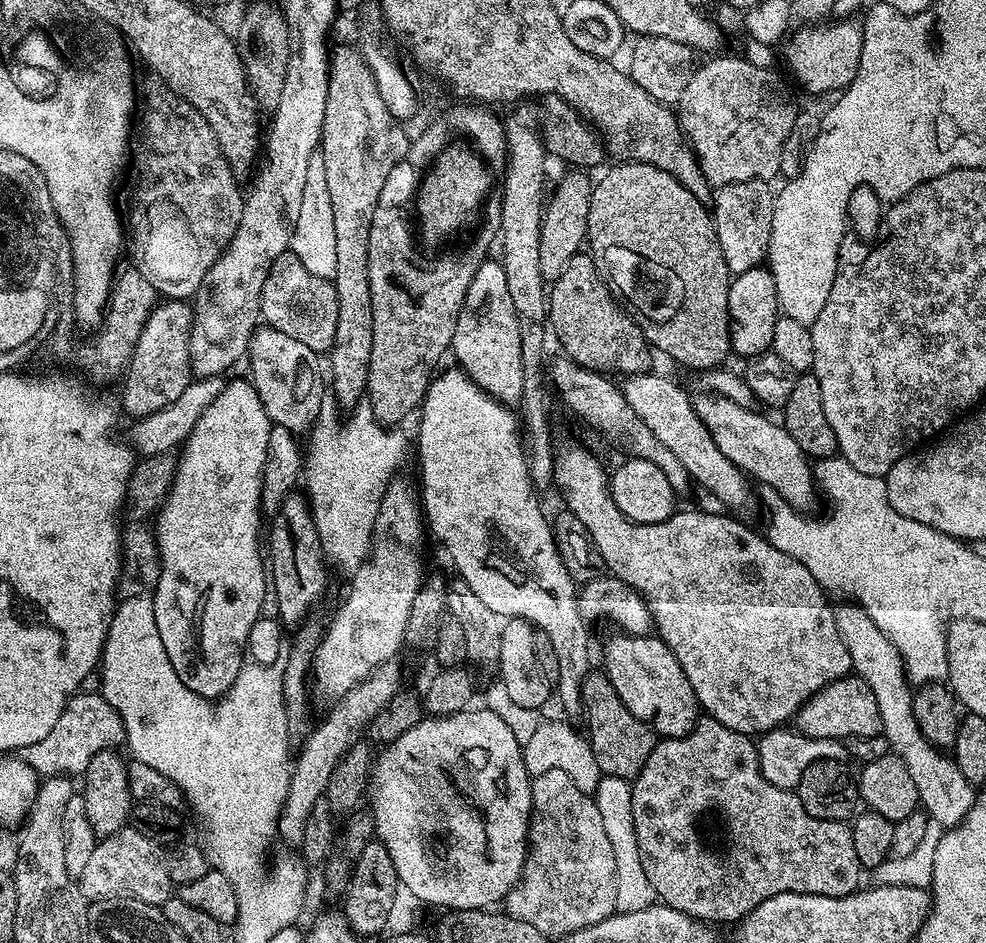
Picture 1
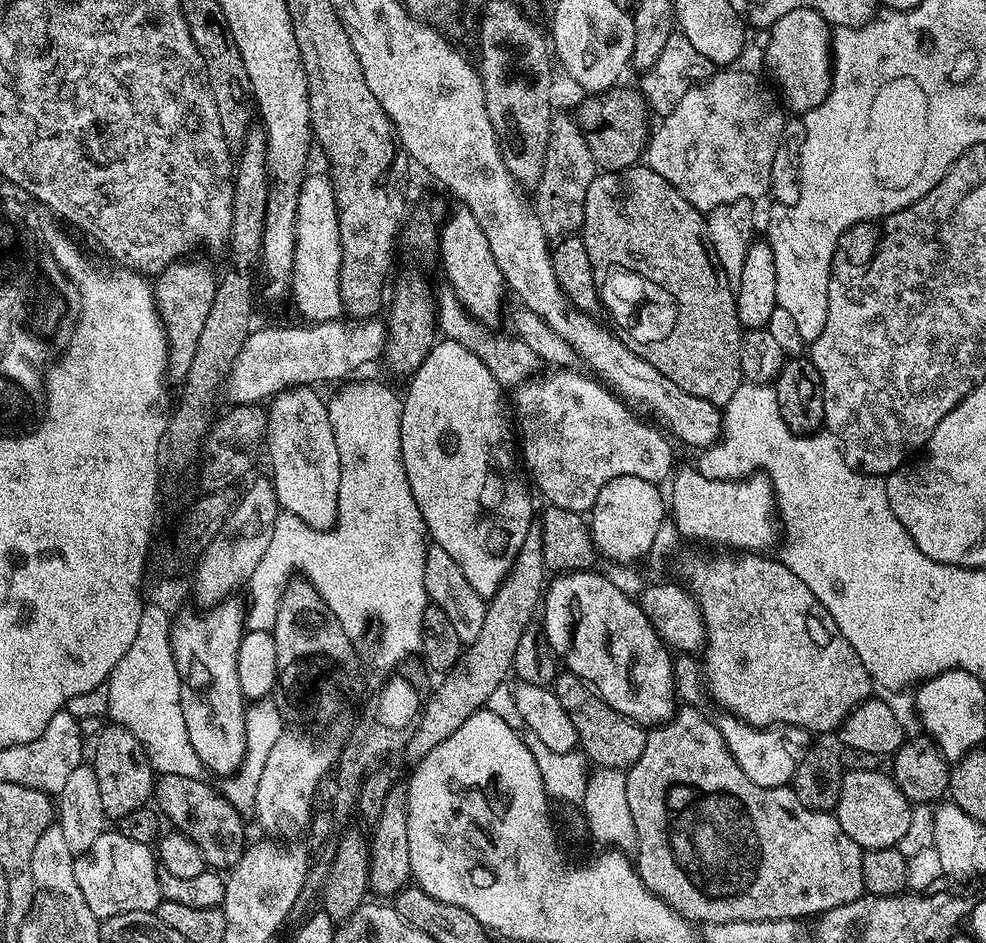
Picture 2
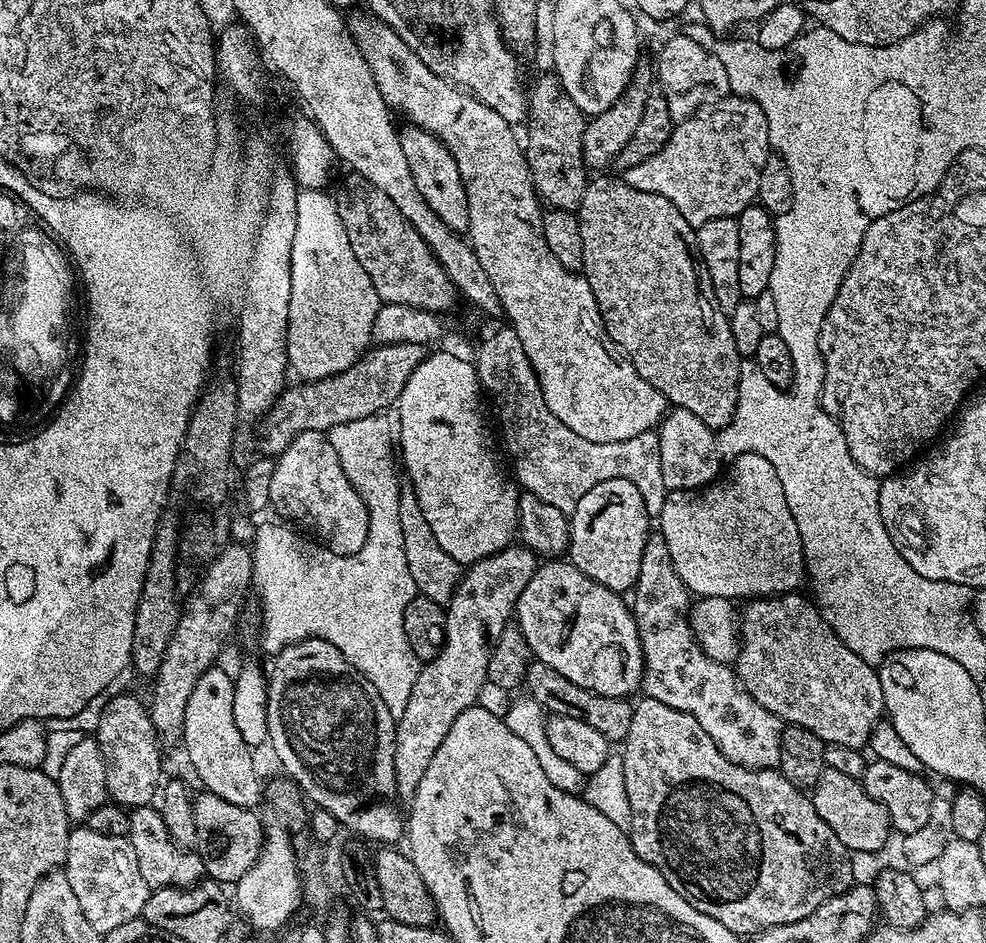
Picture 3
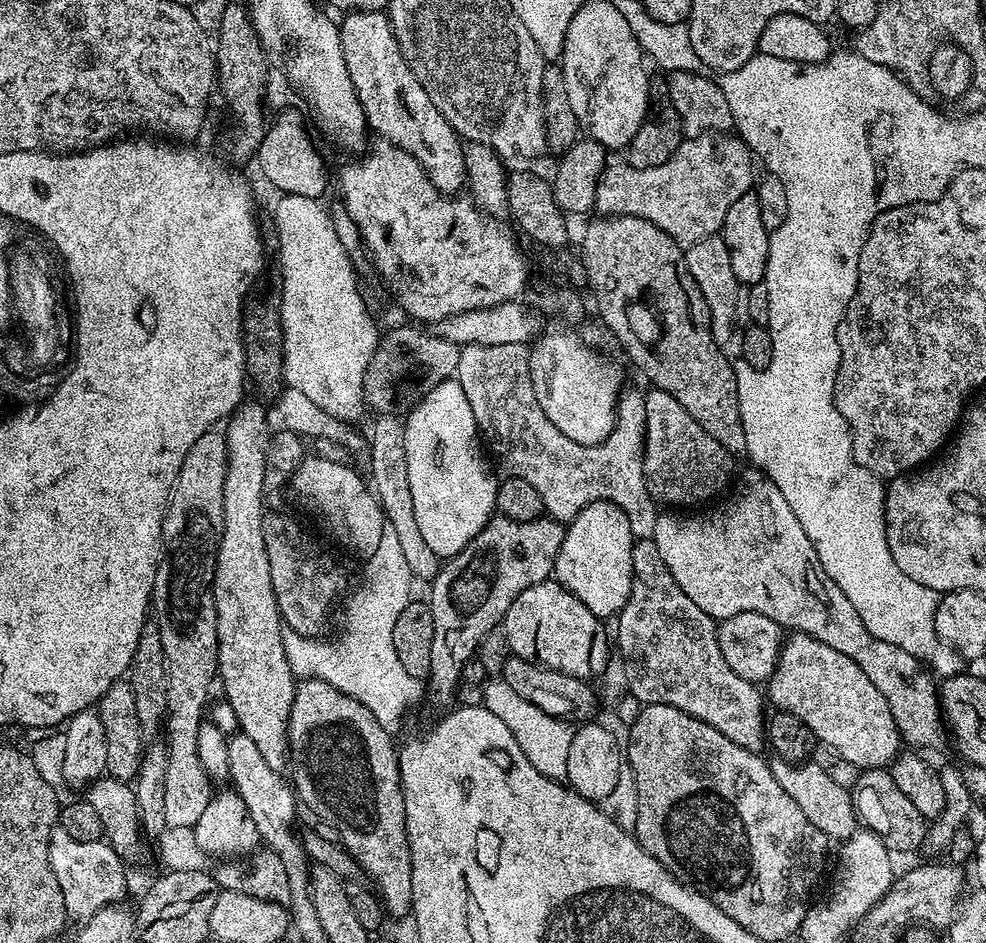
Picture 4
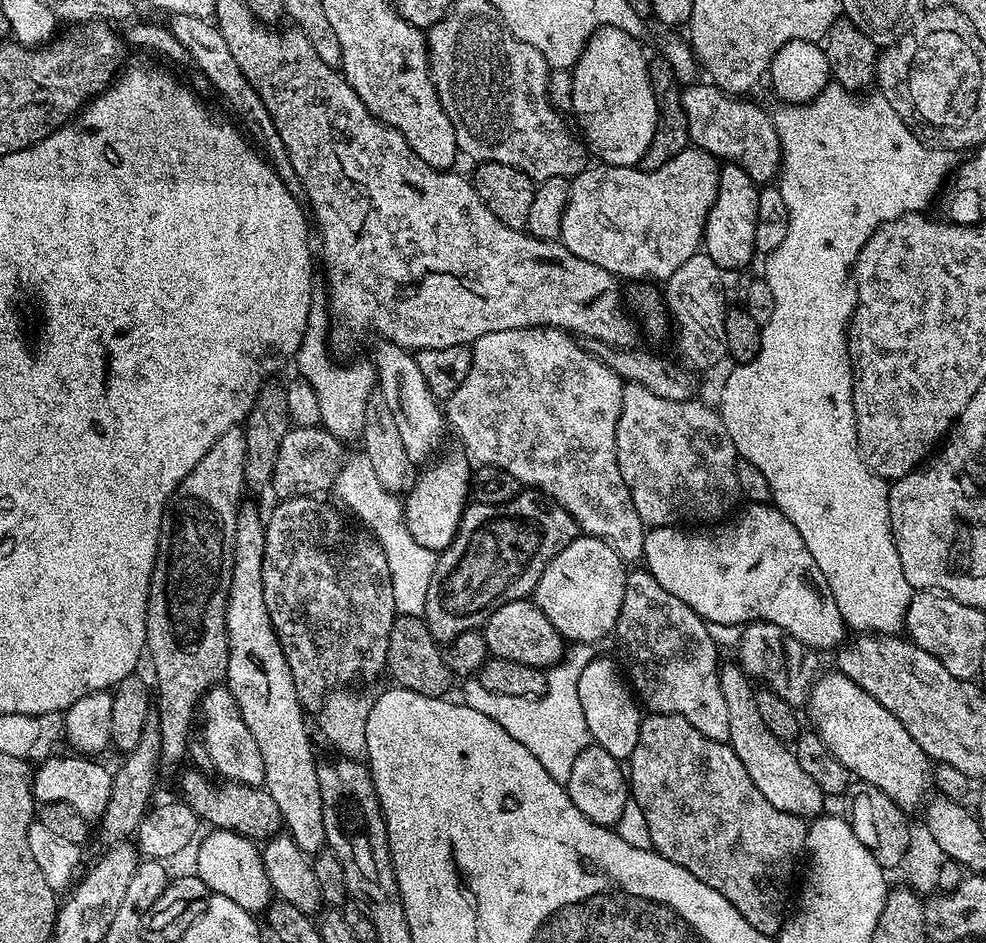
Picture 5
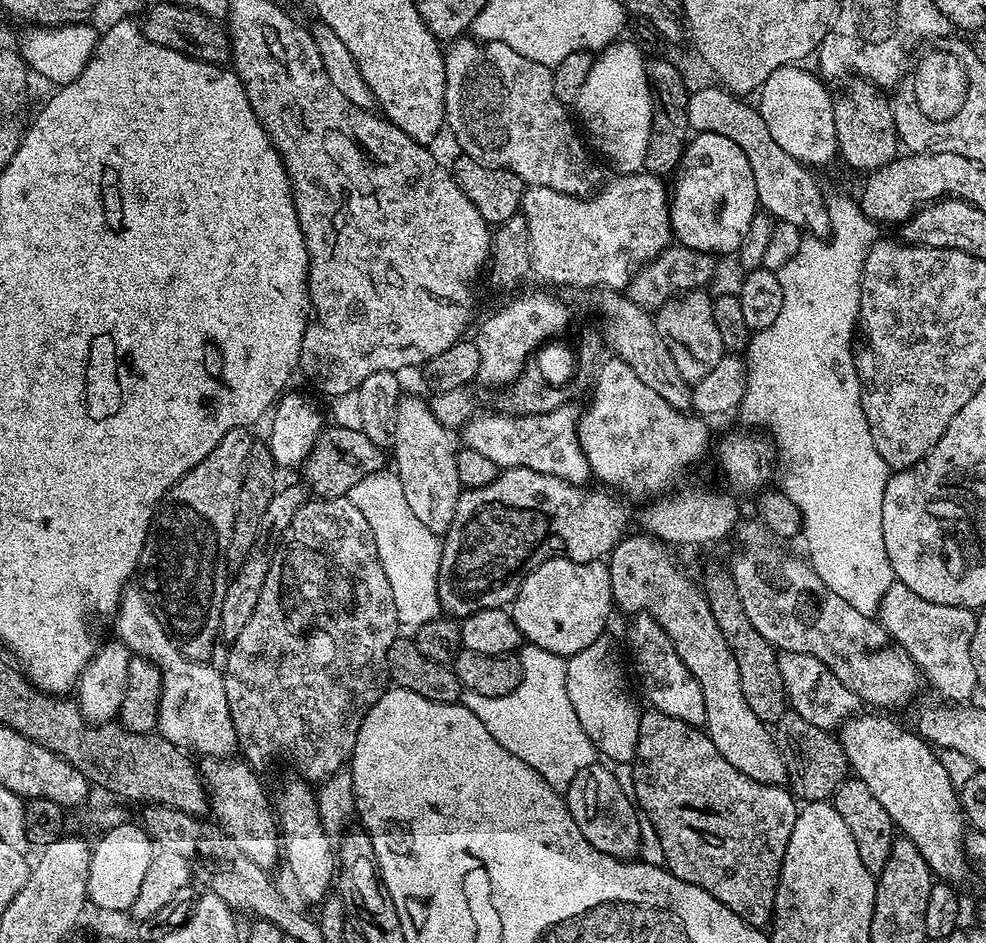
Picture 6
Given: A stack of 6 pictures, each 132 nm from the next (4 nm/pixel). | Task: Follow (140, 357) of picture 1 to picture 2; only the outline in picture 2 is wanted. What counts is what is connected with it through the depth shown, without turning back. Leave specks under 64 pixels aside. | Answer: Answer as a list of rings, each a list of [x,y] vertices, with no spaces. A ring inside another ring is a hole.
[[[181,258],[175,264],[165,268],[159,273],[154,280],[154,295],[156,297],[156,312],[160,315],[160,321],[164,323],[164,333],[168,339],[168,375],[169,381],[176,380],[182,382],[186,378],[186,374],[190,371],[190,361],[194,358],[194,349],[198,346],[198,338],[202,334],[202,326],[206,326],[206,314],[210,314],[210,306],[214,306],[214,294],[216,293],[216,282],[218,279],[217,273],[212,273],[212,268],[204,260],[192,260],[193,258]]]

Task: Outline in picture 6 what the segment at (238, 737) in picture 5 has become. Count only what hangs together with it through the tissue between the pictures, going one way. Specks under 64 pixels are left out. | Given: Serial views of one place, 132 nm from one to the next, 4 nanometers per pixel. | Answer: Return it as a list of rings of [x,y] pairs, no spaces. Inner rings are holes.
[[[129,586],[120,596],[114,617],[115,639],[125,644],[132,656],[141,656],[158,666],[162,678],[157,731],[180,748],[198,751],[208,758],[228,758],[238,749],[237,731],[226,699],[224,673],[212,662],[186,658],[166,634],[147,596],[139,587]],[[194,749],[194,750],[193,750]]]

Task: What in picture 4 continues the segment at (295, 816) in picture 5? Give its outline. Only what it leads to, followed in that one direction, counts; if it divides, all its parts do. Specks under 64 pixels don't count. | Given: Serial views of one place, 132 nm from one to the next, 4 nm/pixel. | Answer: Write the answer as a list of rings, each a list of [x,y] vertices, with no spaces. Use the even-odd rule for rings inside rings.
[[[241,403],[226,424],[228,442],[228,465],[226,482],[222,490],[222,542],[216,552],[216,573],[212,583],[214,606],[216,607],[216,629],[218,630],[218,684],[224,687],[223,699],[237,715],[239,731],[258,746],[266,763],[278,773],[289,767],[288,763],[288,719],[290,706],[294,702],[297,677],[290,670],[286,658],[284,638],[285,625],[280,618],[278,602],[274,598],[274,582],[270,582],[270,558],[266,558],[266,542],[262,538],[262,522],[266,515],[263,488],[265,481],[266,454],[270,433],[267,426],[268,409],[263,403]]]

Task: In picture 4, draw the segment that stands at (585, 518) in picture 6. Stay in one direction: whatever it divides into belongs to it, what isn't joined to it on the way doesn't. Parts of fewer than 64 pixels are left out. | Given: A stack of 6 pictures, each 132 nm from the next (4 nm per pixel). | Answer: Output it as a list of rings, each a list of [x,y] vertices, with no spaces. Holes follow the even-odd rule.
[[[496,514],[457,556],[443,561],[439,574],[430,581],[432,597],[426,600],[434,614],[434,642],[430,649],[430,674],[426,677],[426,700],[444,709],[453,703],[452,695],[460,684],[460,675],[467,664],[469,667],[473,663],[482,638],[503,625],[506,610],[510,610],[514,598],[518,598],[522,590],[538,586],[553,575],[556,555],[564,541],[564,530],[565,525],[561,521],[551,518],[514,522]]]

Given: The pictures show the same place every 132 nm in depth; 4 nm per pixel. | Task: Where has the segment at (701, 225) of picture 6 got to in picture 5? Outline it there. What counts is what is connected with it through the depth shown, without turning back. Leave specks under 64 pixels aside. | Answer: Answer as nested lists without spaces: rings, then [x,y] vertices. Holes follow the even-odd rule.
[[[725,163],[720,170],[720,181],[718,182],[718,194],[710,214],[706,218],[704,227],[703,251],[707,252],[708,257],[716,263],[720,269],[744,268],[751,262],[752,256],[757,255],[754,246],[754,226],[758,222],[758,194],[760,188],[752,180],[752,175],[746,170],[742,170],[736,164]]]

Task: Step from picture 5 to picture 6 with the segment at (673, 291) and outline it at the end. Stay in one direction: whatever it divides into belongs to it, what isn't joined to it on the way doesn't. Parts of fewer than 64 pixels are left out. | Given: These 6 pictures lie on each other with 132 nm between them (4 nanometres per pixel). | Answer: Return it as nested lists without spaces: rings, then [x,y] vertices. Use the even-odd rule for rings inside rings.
[[[704,290],[683,292],[681,296],[666,301],[654,316],[656,329],[670,350],[670,358],[674,358],[674,366],[678,366],[682,378],[690,382],[706,378],[706,374],[710,374],[726,354],[718,326],[714,326],[713,297],[706,293]]]

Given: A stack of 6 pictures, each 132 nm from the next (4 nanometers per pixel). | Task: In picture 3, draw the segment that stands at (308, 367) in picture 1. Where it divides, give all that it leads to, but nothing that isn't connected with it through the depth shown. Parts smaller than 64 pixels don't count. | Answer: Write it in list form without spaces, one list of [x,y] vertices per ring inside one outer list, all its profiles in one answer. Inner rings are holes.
[[[298,434],[274,461],[269,494],[271,511],[276,511],[281,521],[317,536],[324,543],[321,545],[336,556],[358,554],[362,542],[366,542],[368,511],[362,498],[358,498],[358,490],[350,486],[350,478],[346,478],[346,470],[342,470],[342,462],[338,462],[338,453],[330,446],[327,435]]]

